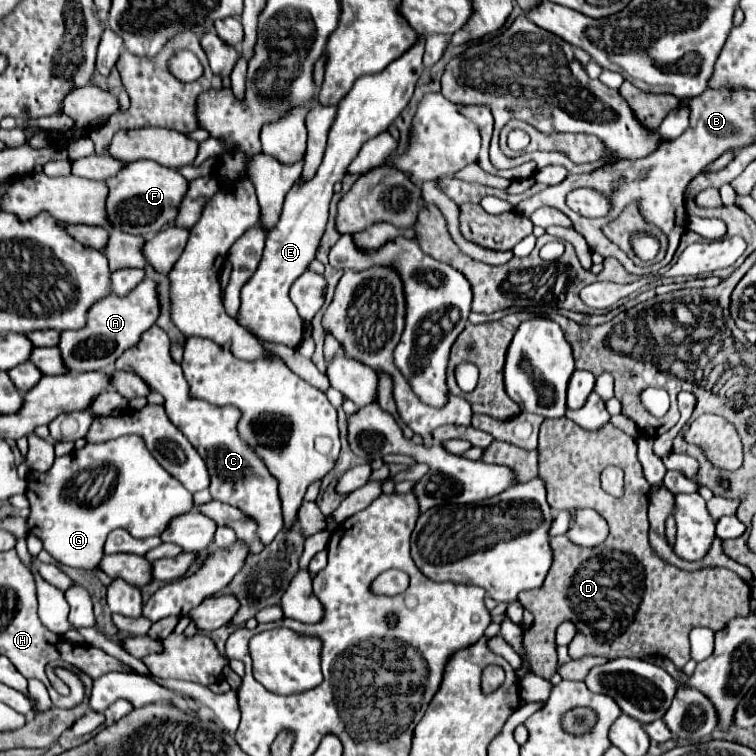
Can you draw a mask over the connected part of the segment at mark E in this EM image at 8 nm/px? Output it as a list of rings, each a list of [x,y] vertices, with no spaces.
[[[421,36],[419,44],[407,50],[395,62],[391,62],[383,72],[361,76],[355,82],[351,92],[337,106],[337,118],[329,130],[323,162],[319,164],[315,176],[311,180],[299,178],[287,192],[279,222],[267,230],[261,262],[251,280],[247,280],[241,288],[241,306],[237,312],[237,322],[249,332],[253,332],[259,340],[285,344],[289,348],[297,348],[301,344],[305,322],[301,320],[295,304],[289,298],[289,288],[315,258],[319,240],[325,232],[335,182],[343,180],[343,176],[347,174],[347,166],[359,154],[361,146],[377,134],[385,132],[391,126],[391,122],[401,114],[401,110],[409,104],[415,90],[415,82],[423,72],[423,48],[425,36]]]

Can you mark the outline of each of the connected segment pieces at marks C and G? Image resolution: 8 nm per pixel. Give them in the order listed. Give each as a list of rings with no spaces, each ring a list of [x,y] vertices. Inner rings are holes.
[[[149,328],[137,346],[127,348],[115,362],[117,370],[133,372],[141,376],[155,392],[165,396],[165,412],[171,418],[171,422],[187,436],[187,440],[195,446],[199,456],[205,460],[211,484],[209,492],[213,500],[221,500],[225,504],[237,506],[239,510],[247,512],[251,518],[257,520],[259,538],[263,544],[269,544],[277,532],[283,528],[283,512],[281,512],[281,498],[279,498],[279,482],[263,460],[255,454],[255,450],[241,440],[237,432],[237,422],[241,420],[241,410],[235,406],[211,406],[203,400],[195,400],[189,394],[187,380],[181,372],[181,366],[171,358],[171,340],[169,336],[159,328]]]
[[[119,436],[113,440],[107,440],[103,444],[87,444],[81,450],[75,450],[63,458],[57,458],[53,468],[33,476],[29,474],[29,486],[27,486],[27,498],[31,502],[31,514],[27,518],[27,530],[43,540],[43,548],[61,564],[75,566],[75,568],[95,568],[101,562],[103,556],[103,544],[109,532],[117,528],[125,528],[133,538],[149,538],[149,536],[161,536],[163,530],[169,526],[169,522],[181,514],[187,514],[193,508],[193,496],[175,480],[163,466],[147,452],[143,446],[143,440],[139,436]],[[99,468],[109,468],[115,474],[113,488],[109,488],[109,494],[103,494],[103,500],[97,506],[91,506],[85,496],[79,496],[81,482],[77,482],[77,474],[89,472],[99,474]]]

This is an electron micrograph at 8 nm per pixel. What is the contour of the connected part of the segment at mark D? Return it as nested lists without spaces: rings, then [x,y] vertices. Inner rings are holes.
[[[547,418],[547,422],[541,424],[541,432],[538,436],[538,467],[539,476],[543,476],[543,480],[547,480],[547,501],[553,508],[557,510],[563,510],[563,508],[587,508],[591,506],[593,510],[597,510],[609,524],[611,528],[611,534],[607,536],[605,542],[601,542],[599,546],[595,548],[585,548],[585,554],[575,554],[575,544],[569,544],[569,542],[551,542],[551,548],[555,552],[555,560],[553,560],[553,566],[551,566],[551,572],[547,574],[545,578],[545,586],[541,588],[535,588],[535,590],[525,590],[519,594],[519,602],[523,604],[523,608],[527,608],[531,614],[533,614],[533,626],[525,632],[523,640],[525,640],[525,662],[523,662],[523,668],[517,672],[519,678],[525,676],[527,668],[533,670],[537,676],[545,678],[545,680],[551,680],[551,676],[557,672],[557,650],[555,650],[555,630],[561,622],[565,620],[571,620],[575,626],[577,626],[577,634],[571,642],[571,648],[569,648],[569,656],[571,658],[581,658],[581,656],[603,656],[603,658],[619,658],[619,656],[629,656],[629,658],[643,658],[643,656],[663,656],[663,658],[669,658],[677,668],[683,668],[687,662],[689,662],[689,632],[697,626],[707,626],[711,630],[719,630],[719,628],[725,628],[727,626],[727,620],[735,618],[735,616],[745,616],[749,612],[749,598],[751,598],[751,590],[747,584],[743,584],[739,580],[739,576],[735,576],[735,572],[729,572],[727,568],[703,568],[701,572],[685,572],[685,570],[675,570],[671,564],[663,562],[661,558],[657,558],[657,554],[653,552],[653,548],[649,546],[649,518],[647,518],[647,506],[649,506],[649,482],[645,480],[645,474],[643,474],[643,468],[641,468],[641,462],[637,460],[637,446],[635,446],[635,440],[631,436],[627,436],[625,432],[619,432],[617,428],[611,428],[611,424],[607,424],[607,428],[601,428],[599,432],[587,432],[579,426],[575,426],[575,422],[567,420],[567,418]],[[609,464],[615,464],[615,466],[621,466],[625,470],[625,486],[623,486],[623,496],[621,498],[615,498],[611,494],[607,494],[603,488],[601,488],[601,472],[605,466]]]

